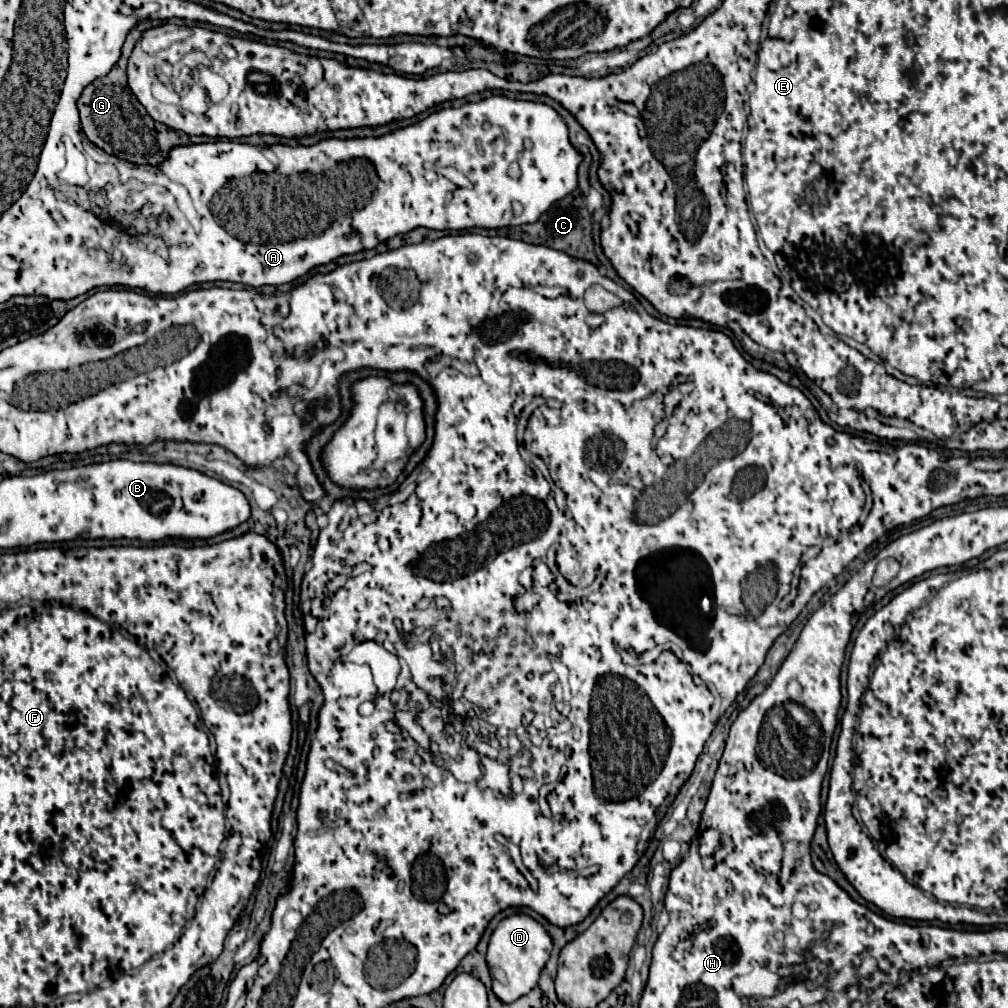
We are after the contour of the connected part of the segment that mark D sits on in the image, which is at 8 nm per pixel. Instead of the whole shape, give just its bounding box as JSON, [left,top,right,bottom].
[486,915,552,1003]

